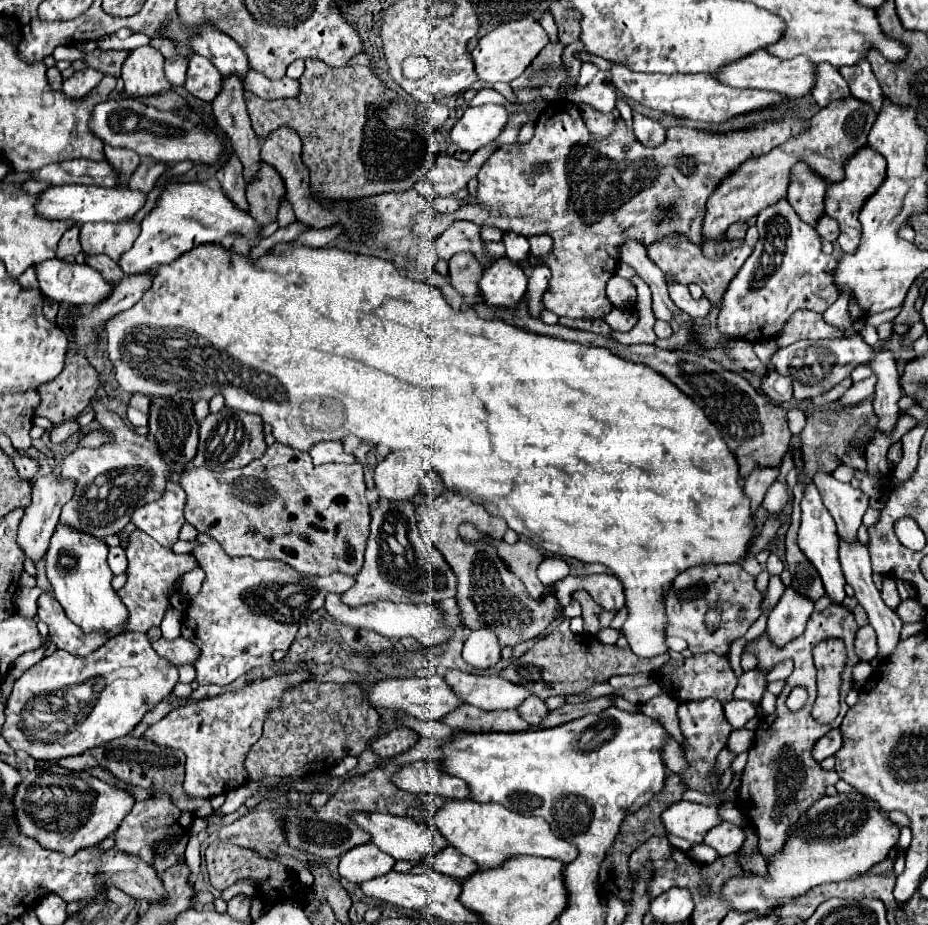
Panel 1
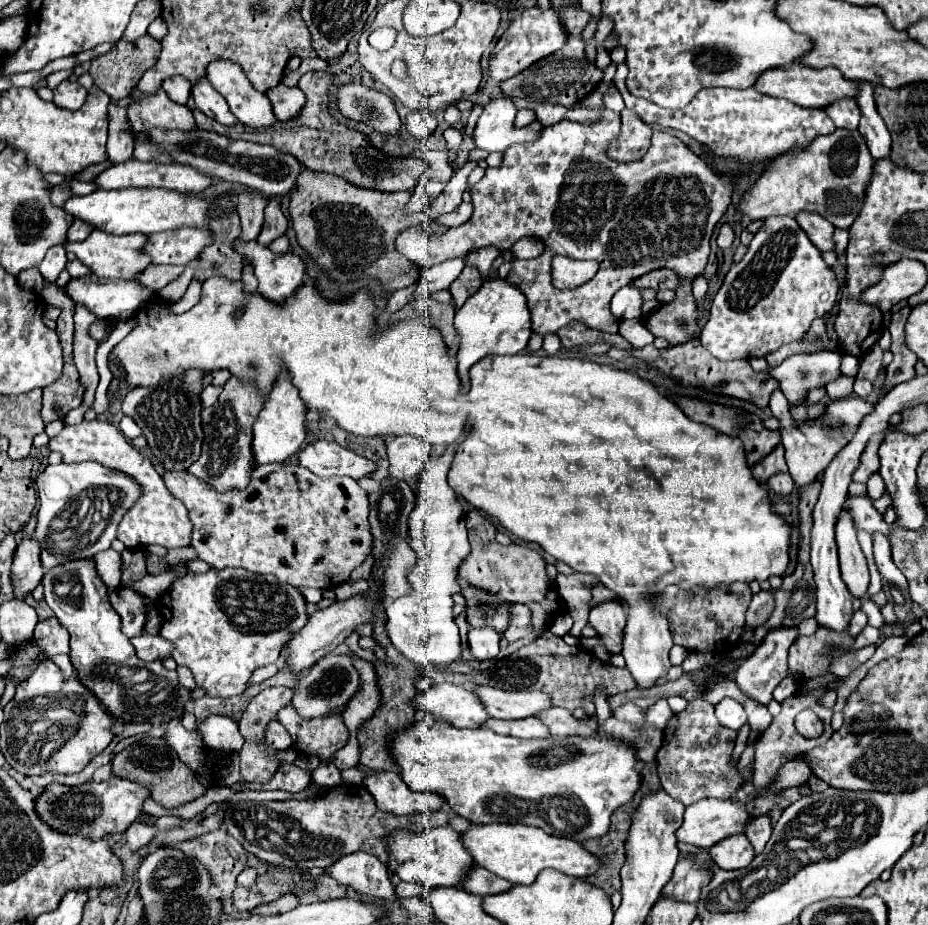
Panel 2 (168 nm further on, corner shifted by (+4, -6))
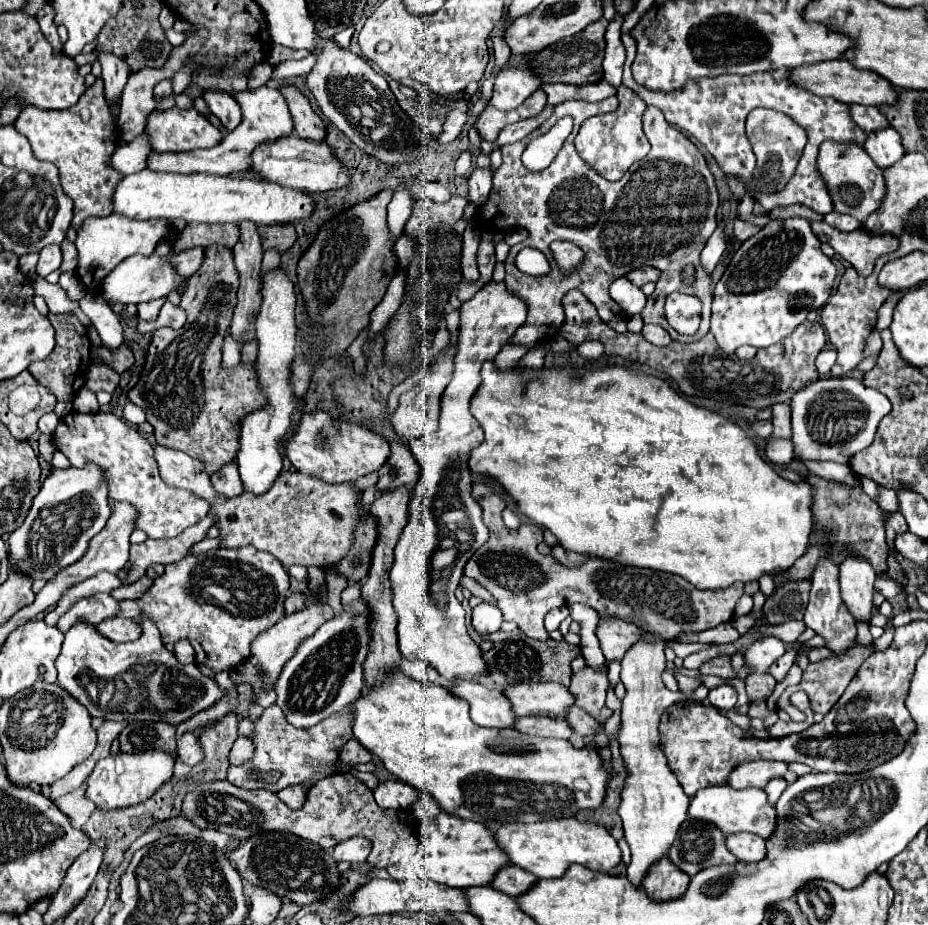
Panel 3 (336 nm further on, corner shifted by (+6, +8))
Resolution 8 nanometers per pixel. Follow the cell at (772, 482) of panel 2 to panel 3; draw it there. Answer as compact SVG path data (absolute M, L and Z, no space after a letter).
M773 440L765 448L765 454L767 454L769 462L779 464L779 466L787 466L793 460L793 444L789 440Z

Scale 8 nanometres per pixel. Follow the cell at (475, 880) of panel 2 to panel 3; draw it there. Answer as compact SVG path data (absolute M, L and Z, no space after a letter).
M511 864L495 872L491 880L491 888L515 898L517 894L523 894L525 890L529 890L529 886L533 886L535 880L537 880L535 874L529 874L527 870L521 870L519 866Z

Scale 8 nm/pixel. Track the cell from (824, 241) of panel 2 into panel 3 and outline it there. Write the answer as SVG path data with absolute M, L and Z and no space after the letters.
M811 222L811 228L815 236L821 242L827 242L829 246L835 248L861 276L867 276L873 272L875 260L883 254L889 254L897 250L899 242L891 234L879 234L879 236L869 236L865 230L855 230L855 232L841 232L829 224L821 222Z

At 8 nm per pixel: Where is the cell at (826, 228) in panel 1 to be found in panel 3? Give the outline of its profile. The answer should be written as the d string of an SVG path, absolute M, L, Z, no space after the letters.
M829 212L825 216L825 222L839 228L841 232L853 232L861 226L861 222L857 222L853 216L847 216L847 214L839 214L839 212Z

